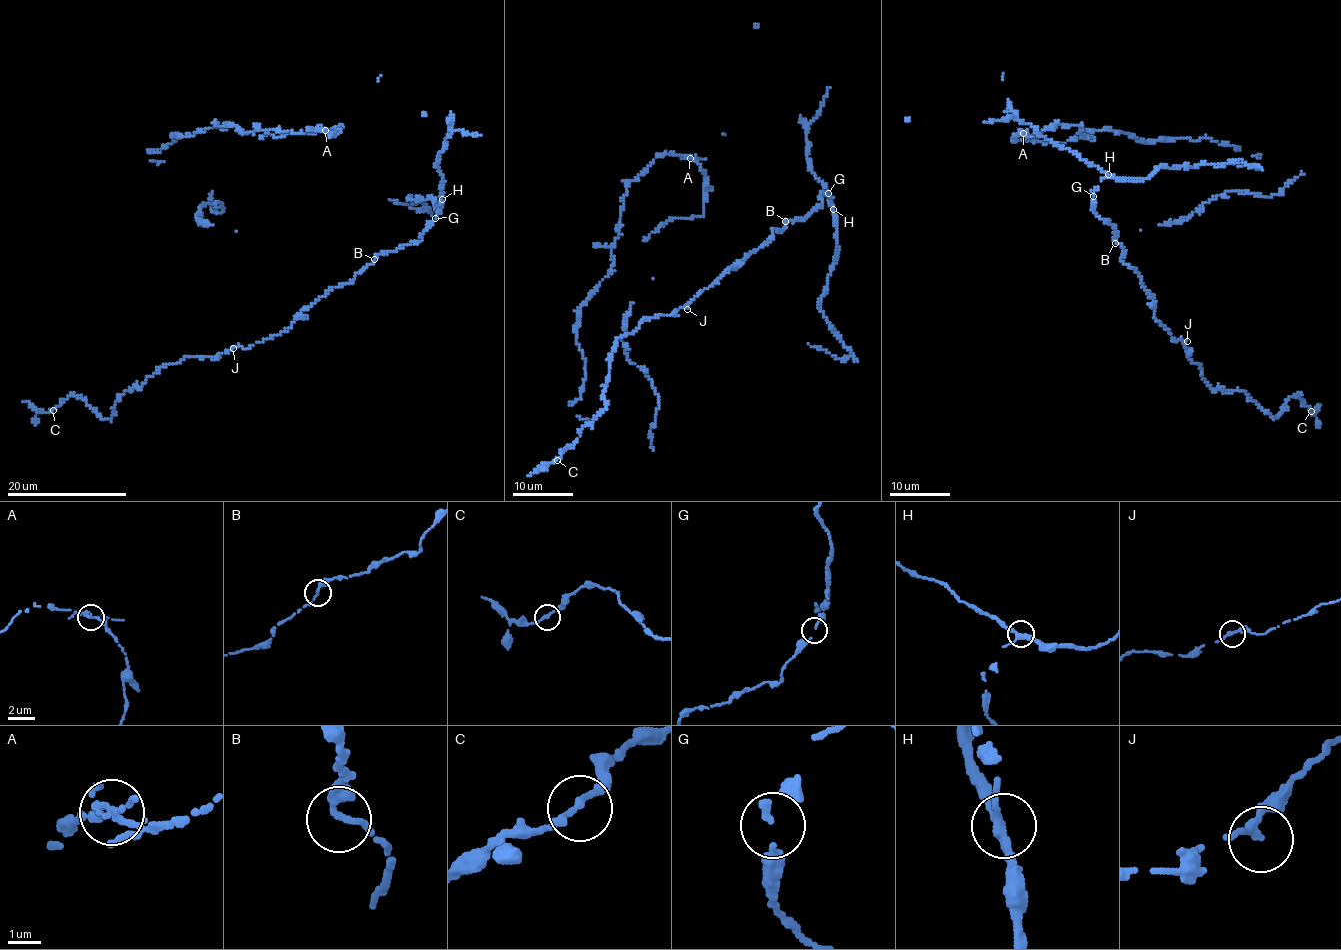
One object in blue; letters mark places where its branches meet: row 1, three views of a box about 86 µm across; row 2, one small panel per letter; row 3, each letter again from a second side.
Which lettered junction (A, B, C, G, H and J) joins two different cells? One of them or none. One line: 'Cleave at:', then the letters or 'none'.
Cleave at: A

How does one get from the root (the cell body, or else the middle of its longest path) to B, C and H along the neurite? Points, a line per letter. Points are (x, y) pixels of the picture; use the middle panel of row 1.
B: (828, 193), (823, 191), (819, 199), (821, 203), (803, 219), (785, 221)
C: (828, 193), (686, 306), (646, 318), (620, 336), (609, 362), (605, 407), (557, 460)
H: (828, 193), (831, 194), (833, 209)

